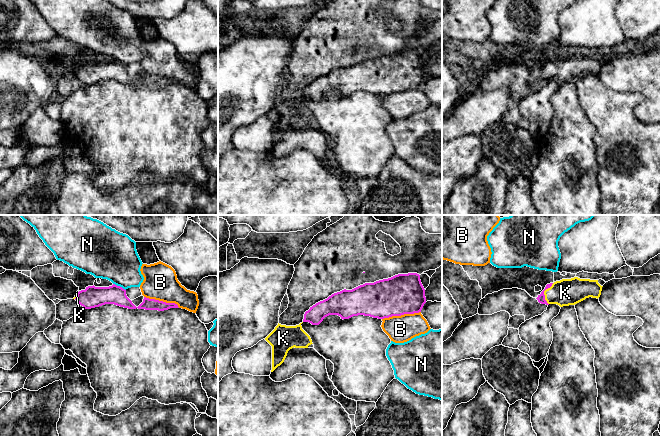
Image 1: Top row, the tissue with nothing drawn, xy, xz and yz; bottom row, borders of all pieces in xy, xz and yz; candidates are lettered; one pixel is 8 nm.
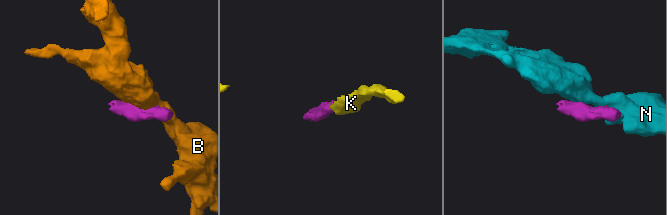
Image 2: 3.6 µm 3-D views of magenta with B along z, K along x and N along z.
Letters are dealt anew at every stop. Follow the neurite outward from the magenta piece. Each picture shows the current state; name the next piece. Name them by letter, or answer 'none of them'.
K

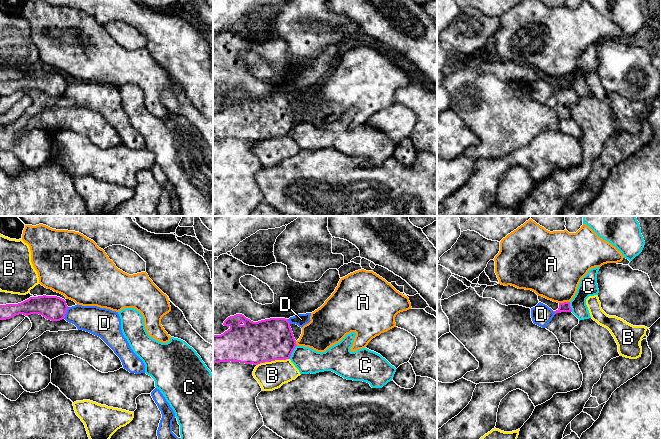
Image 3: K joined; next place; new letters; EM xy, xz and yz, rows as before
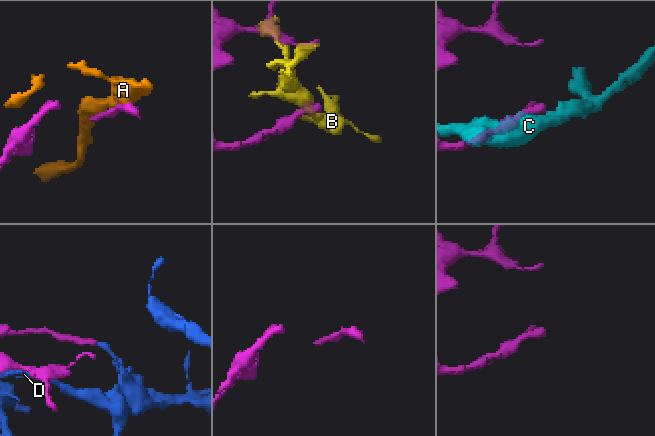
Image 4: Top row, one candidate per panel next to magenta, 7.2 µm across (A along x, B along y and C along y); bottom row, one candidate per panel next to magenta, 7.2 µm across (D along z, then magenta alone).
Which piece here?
none of them

